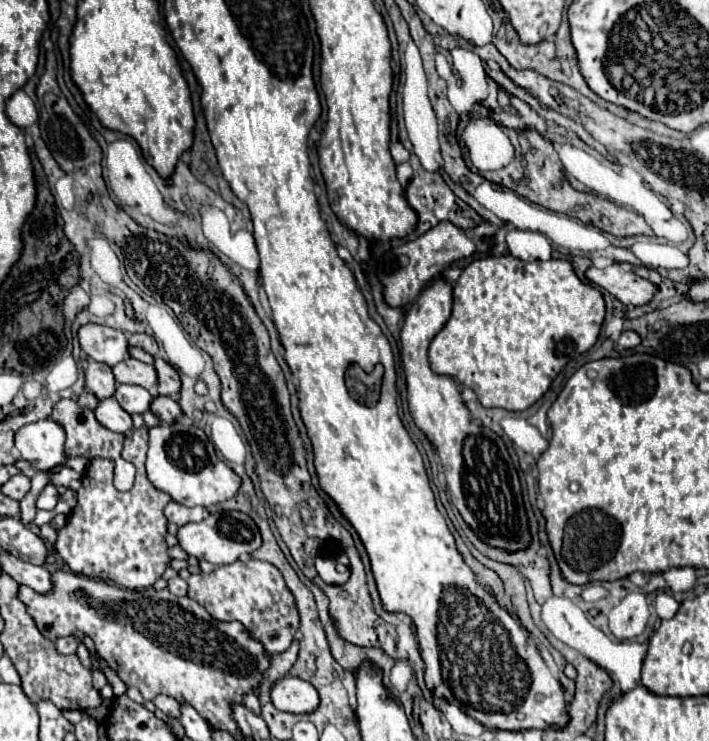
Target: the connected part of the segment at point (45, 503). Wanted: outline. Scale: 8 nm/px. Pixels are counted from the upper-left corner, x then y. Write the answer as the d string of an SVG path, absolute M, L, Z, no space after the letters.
M46 485L38 497L38 509L52 511L56 507L56 503L58 503L58 489L54 485Z

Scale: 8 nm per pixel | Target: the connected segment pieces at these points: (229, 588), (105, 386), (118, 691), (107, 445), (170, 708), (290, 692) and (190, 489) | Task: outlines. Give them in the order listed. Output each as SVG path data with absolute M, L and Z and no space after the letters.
M238 559L230 565L218 567L214 573L190 575L188 597L198 601L214 619L220 621L240 621L244 623L256 639L260 639L268 653L282 653L290 647L296 629L300 627L300 617L296 611L296 599L284 577L272 563L258 559Z
M88 361L86 367L86 389L92 391L100 401L112 397L116 393L116 381L112 369L98 361Z
M104 669L104 675L106 675L106 679L112 683L112 689L114 689L114 697L120 697L120 695L126 695L126 691L128 691L128 687L120 681L120 677L112 671L112 669Z
M60 399L54 405L52 419L66 431L66 455L82 455L86 459L104 457L118 459L124 435L108 431L100 425L90 409L80 407L72 399Z
M158 695L158 697L154 699L154 705L156 705L162 713L166 713L168 717L180 719L180 703L178 703L176 699L172 699L172 697L168 697L168 695Z
M286 675L272 689L272 703L286 713L312 713L320 705L320 695L312 683Z
M186 419L180 423L150 429L146 471L154 487L168 493L176 503L182 503L186 507L210 507L228 501L236 495L242 483L242 479L224 461L216 457L214 445L206 437L206 433Z

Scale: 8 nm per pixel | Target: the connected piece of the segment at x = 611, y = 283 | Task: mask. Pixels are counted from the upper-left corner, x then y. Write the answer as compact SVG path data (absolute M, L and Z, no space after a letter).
M612 263L604 269L590 267L586 271L586 277L594 285L606 289L624 305L648 305L652 297L660 291L658 285L638 277L632 271L624 271L624 267L618 263Z

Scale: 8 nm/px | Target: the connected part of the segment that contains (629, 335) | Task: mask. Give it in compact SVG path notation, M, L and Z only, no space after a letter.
M624 331L622 335L620 335L620 339L616 341L616 349L618 351L622 351L622 349L630 349L630 347L636 347L636 345L640 345L640 335L636 335L636 331Z

